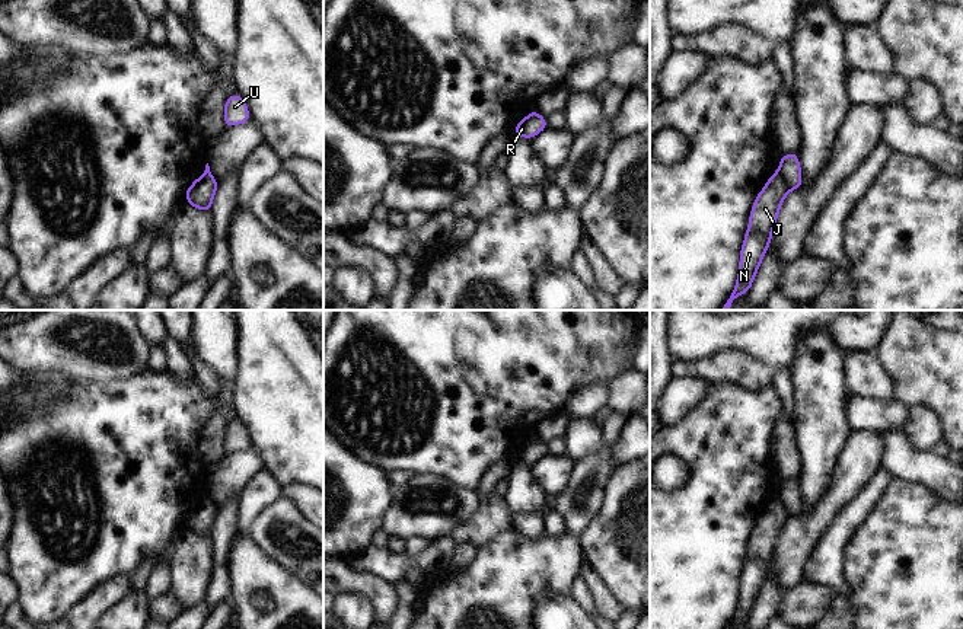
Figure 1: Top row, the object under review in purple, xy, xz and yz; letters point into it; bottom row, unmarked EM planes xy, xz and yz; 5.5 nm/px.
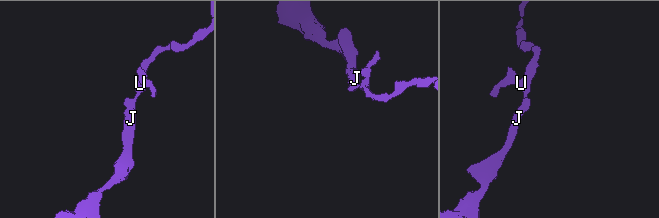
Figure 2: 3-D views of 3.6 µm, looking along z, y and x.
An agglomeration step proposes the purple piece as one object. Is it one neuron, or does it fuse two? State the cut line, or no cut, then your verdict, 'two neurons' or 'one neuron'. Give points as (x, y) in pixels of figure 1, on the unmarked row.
cut yz (777, 498), (790, 516); two neurons

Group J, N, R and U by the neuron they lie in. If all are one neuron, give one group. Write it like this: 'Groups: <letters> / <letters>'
Groups: J N / R U.

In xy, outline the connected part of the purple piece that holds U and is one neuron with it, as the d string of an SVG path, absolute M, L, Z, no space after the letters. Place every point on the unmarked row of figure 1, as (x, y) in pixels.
M237 419L230 421L224 428L224 454L251 447L251 438Z

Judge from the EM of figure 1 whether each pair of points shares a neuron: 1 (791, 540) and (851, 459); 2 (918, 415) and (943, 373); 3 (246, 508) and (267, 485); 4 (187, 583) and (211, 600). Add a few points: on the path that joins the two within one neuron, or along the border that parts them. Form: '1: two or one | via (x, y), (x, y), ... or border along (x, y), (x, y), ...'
1: one | via (813, 523), (838, 498), (848, 481)
2: two | border along (911, 404), (930, 406), (940, 420), (943, 436)
3: one | via (249, 503), (261, 491)
4: two | border along (211, 561), (206, 594), (201, 600)

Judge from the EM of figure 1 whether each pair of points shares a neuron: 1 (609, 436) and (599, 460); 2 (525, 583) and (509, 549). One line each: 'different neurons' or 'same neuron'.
1: same neuron
2: same neuron

